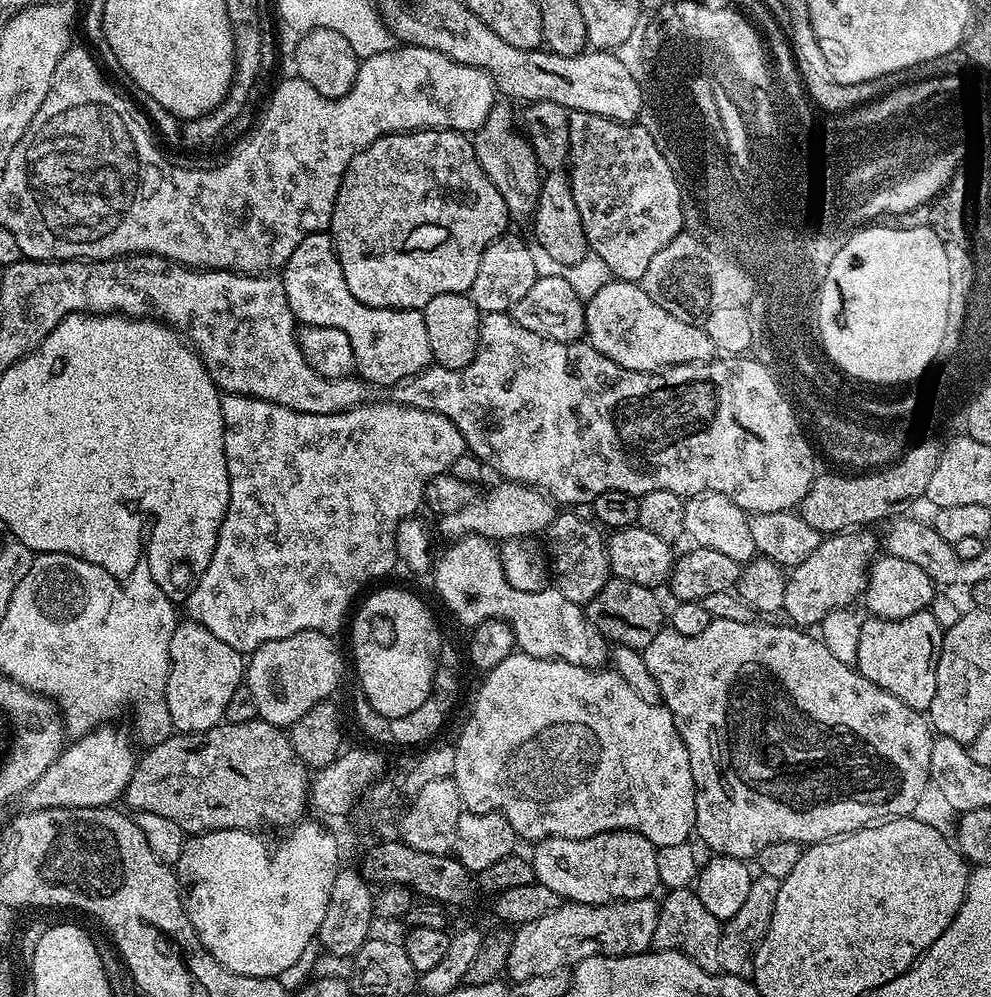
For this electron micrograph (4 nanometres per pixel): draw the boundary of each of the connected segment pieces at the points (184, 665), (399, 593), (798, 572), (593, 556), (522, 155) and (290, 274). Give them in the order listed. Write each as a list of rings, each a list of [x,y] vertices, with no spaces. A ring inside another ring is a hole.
[[[181,619],[174,630],[174,638],[170,638],[170,666],[164,691],[173,729],[177,733],[205,732],[215,724],[221,723],[231,695],[234,694],[234,690],[242,687],[245,676],[246,660],[241,652],[234,650],[234,646],[226,646],[226,642],[218,638],[218,634],[210,634],[210,630],[206,630],[206,626],[202,626],[197,620]]]
[[[380,588],[373,596],[365,595],[363,597],[364,605],[355,612],[350,620],[350,628],[352,624],[352,656],[356,659],[356,676],[360,679],[360,688],[363,699],[370,702],[370,706],[379,716],[384,716],[387,720],[394,718],[402,718],[402,714],[410,714],[410,710],[418,710],[418,706],[422,706],[422,702],[426,702],[426,694],[430,694],[432,689],[432,679],[436,673],[436,661],[440,655],[442,641],[440,641],[440,632],[436,629],[436,620],[432,617],[432,612],[415,596],[412,592],[407,592],[404,588]]]
[[[849,530],[843,534],[825,535],[818,550],[814,550],[814,554],[806,558],[806,562],[787,573],[782,612],[789,616],[787,619],[795,627],[801,630],[811,629],[819,625],[827,612],[848,608],[855,600],[857,603],[863,597],[868,586],[870,565],[877,555],[876,540],[866,533],[864,530]]]
[[[572,510],[559,513],[546,529],[548,536],[548,560],[553,574],[554,588],[567,601],[584,606],[596,597],[602,586],[611,577],[611,568],[608,564],[607,543],[603,531],[587,517],[582,518]]]
[[[498,102],[494,105],[484,125],[475,133],[474,143],[482,170],[502,194],[509,217],[516,221],[524,220],[527,216],[529,219],[535,213],[536,197],[540,194],[542,183],[542,169],[536,161],[531,140],[527,135],[520,133],[519,136],[516,133],[516,120],[512,117],[511,107],[513,108],[513,105],[508,102]]]
[[[327,231],[302,238],[298,250],[294,250],[284,264],[282,279],[290,310],[301,325],[334,326],[350,338],[356,359],[355,371],[369,385],[401,384],[433,363],[423,311],[414,308],[375,308],[358,302],[358,298],[350,294],[350,286],[346,286],[336,247]]]

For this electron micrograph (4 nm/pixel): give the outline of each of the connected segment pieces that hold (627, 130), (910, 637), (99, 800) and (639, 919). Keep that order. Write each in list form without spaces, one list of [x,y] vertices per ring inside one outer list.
[[[569,111],[570,150],[568,164],[574,202],[586,230],[588,247],[602,262],[606,262],[609,273],[618,280],[640,282],[650,261],[658,250],[662,250],[683,230],[684,209],[679,206],[675,181],[668,165],[653,147],[653,139],[637,122],[611,120],[589,112]]]
[[[925,610],[918,614],[910,614],[901,620],[882,620],[879,618],[865,619],[860,625],[860,633],[858,634],[858,658],[854,665],[857,672],[864,676],[870,682],[874,682],[878,688],[886,690],[890,694],[894,694],[894,698],[898,698],[906,706],[910,706],[915,712],[921,714],[927,713],[930,701],[934,699],[934,682],[936,681],[936,658],[940,655],[940,643],[944,641],[945,629],[940,627],[938,621],[935,620],[934,614]]]
[[[101,726],[87,732],[85,736],[75,739],[57,756],[56,761],[22,794],[22,800],[28,803],[29,809],[37,808],[106,808],[115,805],[123,797],[132,780],[132,772],[136,768],[137,753],[132,753],[133,741],[116,726]]]
[[[652,896],[616,900],[613,904],[564,902],[553,913],[515,929],[506,969],[513,981],[551,976],[580,964],[591,956],[638,956],[652,948],[659,903]]]

